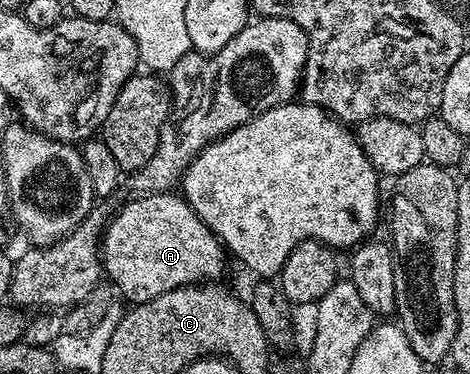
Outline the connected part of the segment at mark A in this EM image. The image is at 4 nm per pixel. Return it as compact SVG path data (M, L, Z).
M156 192L138 194L130 199L134 200L123 203L110 217L110 223L102 234L102 267L108 280L110 276L111 282L122 291L124 299L130 300L131 305L143 304L183 284L218 282L223 279L221 276L228 261L227 253L214 231L194 213L192 206L181 195Z

